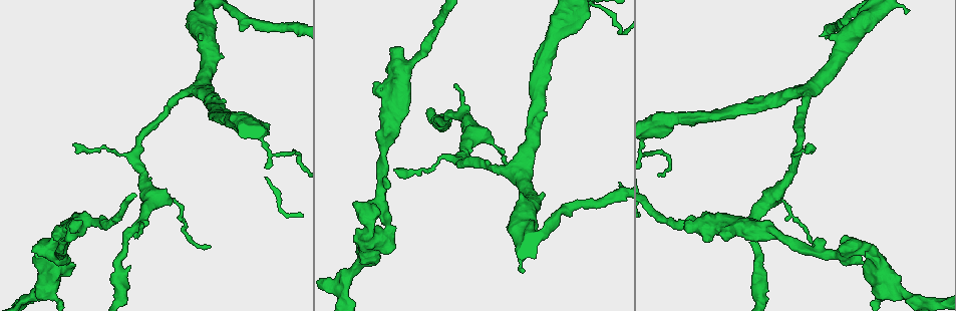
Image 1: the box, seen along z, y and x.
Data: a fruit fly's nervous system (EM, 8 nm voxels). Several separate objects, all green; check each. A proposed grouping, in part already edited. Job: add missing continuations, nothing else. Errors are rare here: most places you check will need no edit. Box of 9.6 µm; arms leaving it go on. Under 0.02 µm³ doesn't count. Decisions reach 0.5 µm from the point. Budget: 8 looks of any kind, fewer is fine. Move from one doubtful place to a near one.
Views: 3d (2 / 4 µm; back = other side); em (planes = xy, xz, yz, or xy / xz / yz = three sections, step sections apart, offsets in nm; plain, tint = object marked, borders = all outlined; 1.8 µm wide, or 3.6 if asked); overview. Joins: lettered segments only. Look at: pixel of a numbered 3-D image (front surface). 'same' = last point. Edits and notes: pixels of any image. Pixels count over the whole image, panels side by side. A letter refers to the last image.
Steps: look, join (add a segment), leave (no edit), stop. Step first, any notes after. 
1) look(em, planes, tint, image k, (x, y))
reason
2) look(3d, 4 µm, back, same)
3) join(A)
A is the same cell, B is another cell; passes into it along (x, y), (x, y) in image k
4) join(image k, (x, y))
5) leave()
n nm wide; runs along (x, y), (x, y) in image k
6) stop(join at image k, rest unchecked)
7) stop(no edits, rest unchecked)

look(3d, 4 µm, back, image 1, (365, 243))

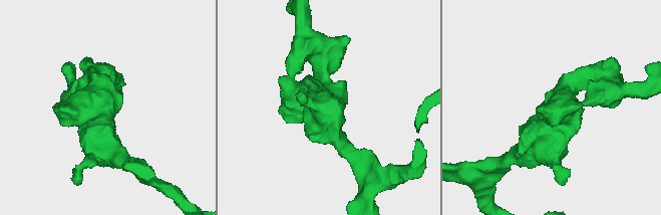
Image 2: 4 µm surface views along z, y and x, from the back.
look(em, 3.6 µm, planes, borders, image 2, (104, 116))
now the EM

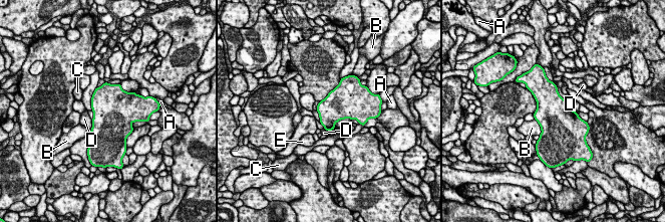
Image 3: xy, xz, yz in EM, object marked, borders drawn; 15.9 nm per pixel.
leave()
460 nm wide; A, B, C, D and E are other cells; no lettered segment goes on from it

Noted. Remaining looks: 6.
look(3d, 2 µm, image 1, (388, 183))
an open end

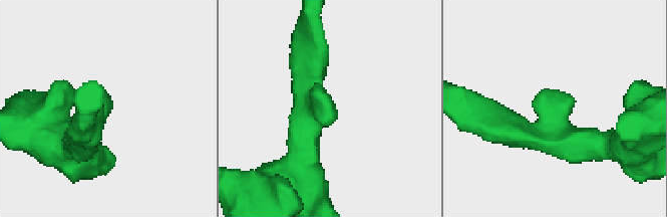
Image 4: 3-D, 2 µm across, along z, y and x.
look(em, planes, borders, image 4, (105, 91))
shape alone is not enough

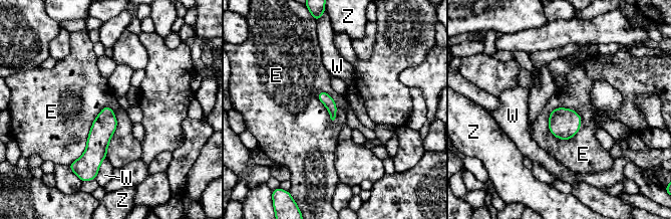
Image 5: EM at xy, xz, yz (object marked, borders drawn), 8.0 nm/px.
leave()
E, W and Z are other cells; border along (109, 105), (69, 165) in image 5; none of them fits

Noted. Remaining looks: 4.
look(em, planes, plain, image 1, (210, 246))
an open end

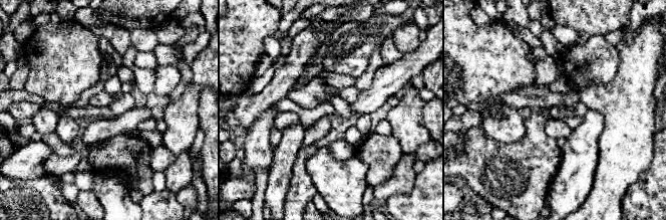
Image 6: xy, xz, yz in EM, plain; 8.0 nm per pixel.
look(em, planes, borders, same)

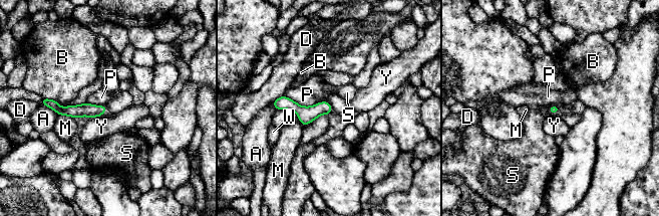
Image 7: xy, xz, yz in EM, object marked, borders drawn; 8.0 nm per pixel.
leave()
P touches over 340 nm; A, B, D, M, P, S, W and Y are other cells; runs along (45, 100), (59, 111), (103, 109) in image 7; no lettered segment goes on from it

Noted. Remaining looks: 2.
stop(no edits, rest unchecked)

